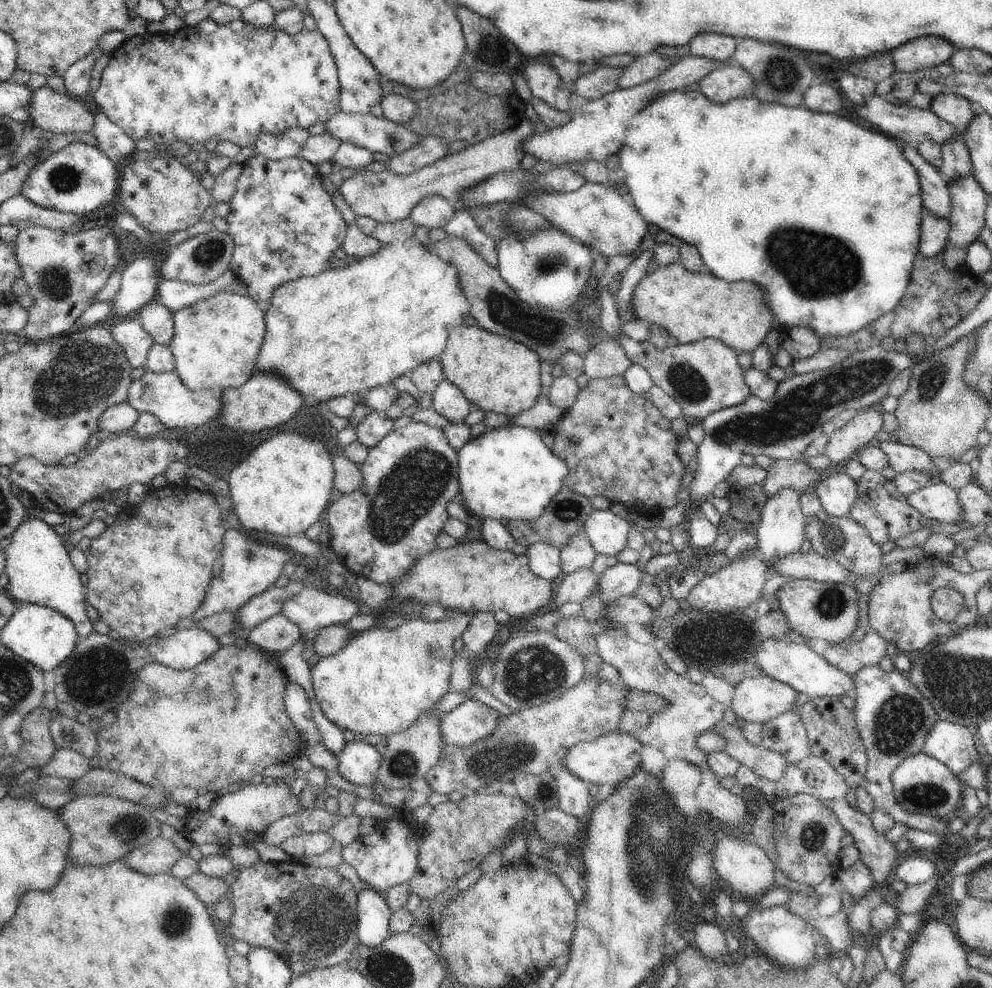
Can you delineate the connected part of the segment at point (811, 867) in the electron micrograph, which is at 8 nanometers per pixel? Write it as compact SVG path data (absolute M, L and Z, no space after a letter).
M798 793L786 798L786 800L778 800L773 804L776 814L774 814L774 836L778 840L778 866L792 878L792 880L800 880L804 884L810 886L818 886L828 876L836 876L842 869L840 865L840 850L842 844L840 840L844 838L847 830L842 826L838 820L836 813L822 800L814 795L807 795L806 793Z

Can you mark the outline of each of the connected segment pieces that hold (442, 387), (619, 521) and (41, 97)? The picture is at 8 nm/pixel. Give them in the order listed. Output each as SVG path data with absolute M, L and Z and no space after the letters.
M445 378L433 392L432 408L450 423L462 423L472 404L458 386Z
M593 509L582 528L597 554L615 557L627 547L630 530L630 522L611 509Z
M44 85L33 92L29 104L31 122L29 127L38 127L54 134L91 132L95 118L82 100L70 94L61 94Z

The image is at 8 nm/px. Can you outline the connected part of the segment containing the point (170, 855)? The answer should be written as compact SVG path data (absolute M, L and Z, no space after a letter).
M160 836L129 852L125 863L139 873L159 875L168 873L182 853L170 839Z

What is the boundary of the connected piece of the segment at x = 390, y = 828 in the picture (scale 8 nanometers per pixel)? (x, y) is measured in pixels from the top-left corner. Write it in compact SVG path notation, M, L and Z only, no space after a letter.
M389 820L386 822L384 838L376 846L364 846L360 840L356 839L342 849L341 855L344 863L351 864L366 886L376 889L385 895L392 887L410 882L417 873L417 862L421 839L414 838L416 834L411 831L406 822L402 820Z

